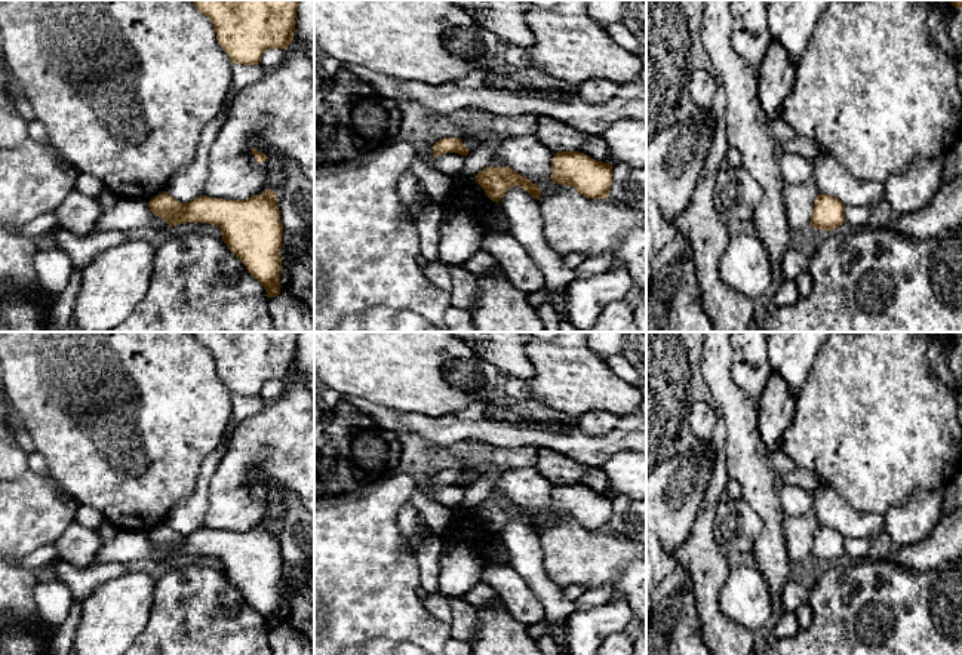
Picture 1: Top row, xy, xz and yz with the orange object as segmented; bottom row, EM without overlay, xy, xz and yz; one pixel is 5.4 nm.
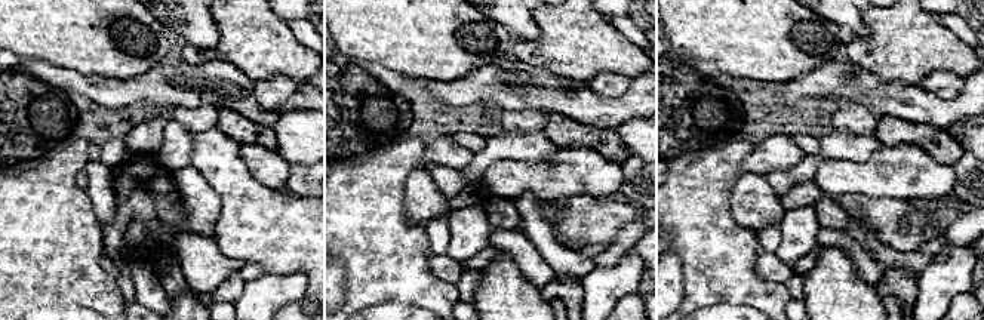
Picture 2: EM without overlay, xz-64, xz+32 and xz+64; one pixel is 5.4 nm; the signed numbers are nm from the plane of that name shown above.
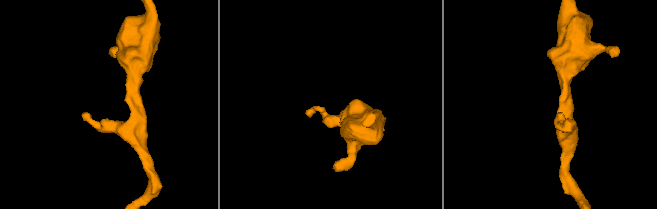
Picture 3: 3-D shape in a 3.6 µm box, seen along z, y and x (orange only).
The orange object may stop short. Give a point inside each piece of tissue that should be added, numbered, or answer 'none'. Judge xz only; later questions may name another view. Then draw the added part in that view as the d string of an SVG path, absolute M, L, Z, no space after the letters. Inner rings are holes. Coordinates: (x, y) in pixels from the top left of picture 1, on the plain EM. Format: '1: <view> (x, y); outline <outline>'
none

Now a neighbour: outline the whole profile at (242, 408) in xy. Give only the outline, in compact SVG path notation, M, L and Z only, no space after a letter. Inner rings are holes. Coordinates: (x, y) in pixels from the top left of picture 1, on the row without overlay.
M233 396L231 399L231 416L228 424L239 425L246 418L255 416L262 412L265 408L265 402L261 396L256 397L243 397Z

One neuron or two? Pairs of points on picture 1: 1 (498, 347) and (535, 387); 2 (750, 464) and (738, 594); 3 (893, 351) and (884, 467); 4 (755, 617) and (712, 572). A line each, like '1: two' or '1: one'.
1: two
2: two
3: one
4: two

